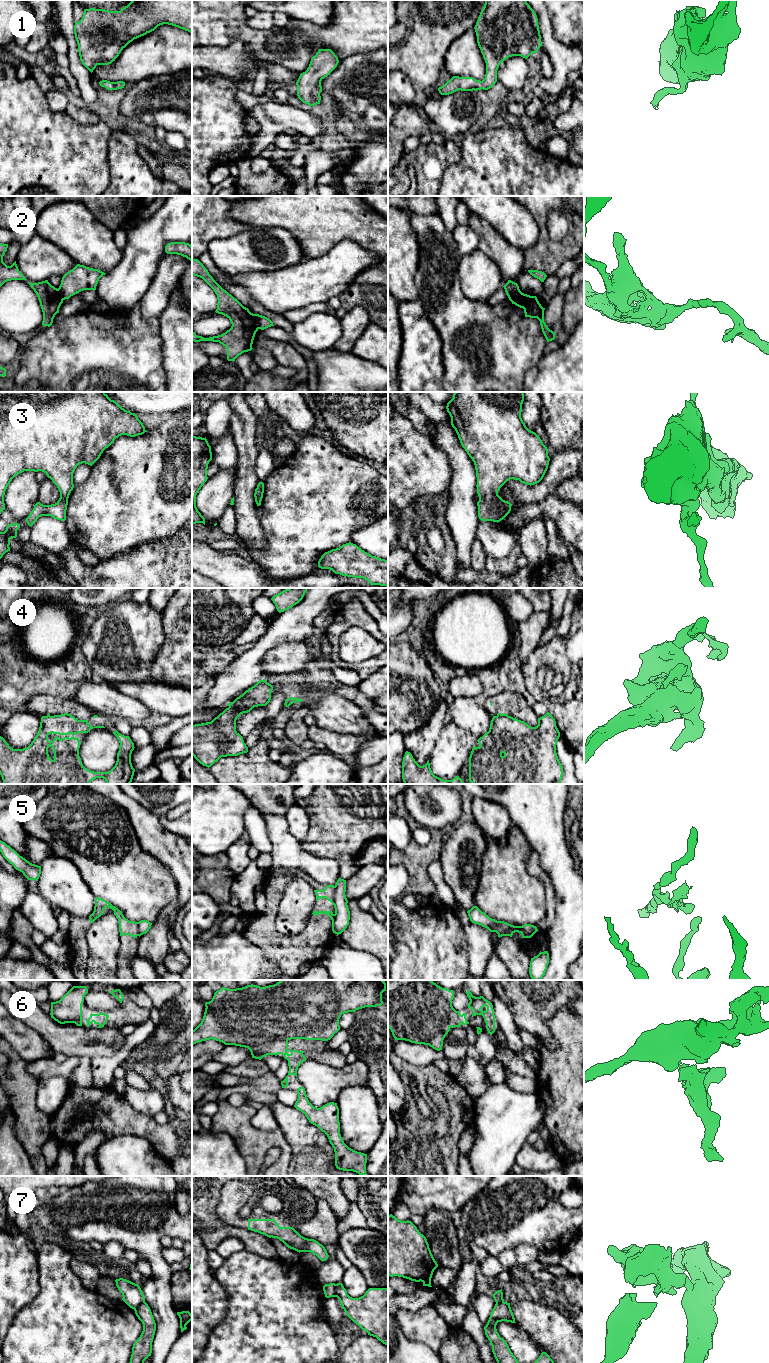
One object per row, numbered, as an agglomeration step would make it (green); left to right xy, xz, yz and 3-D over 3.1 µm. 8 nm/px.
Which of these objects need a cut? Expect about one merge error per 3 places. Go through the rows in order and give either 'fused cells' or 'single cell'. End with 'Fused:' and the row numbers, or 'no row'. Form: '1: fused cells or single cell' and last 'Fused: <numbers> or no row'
1: single cell
2: fused cells
3: single cell
4: fused cells
5: fused cells
6: single cell
7: fused cells
Fused: 2, 4, 5, 7

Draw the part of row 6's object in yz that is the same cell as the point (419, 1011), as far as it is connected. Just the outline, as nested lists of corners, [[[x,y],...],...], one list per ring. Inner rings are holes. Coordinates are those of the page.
[[[388,980],[388,1028],[395,1040],[429,1045],[437,1051],[442,1050],[443,1040],[451,1027],[469,1024],[466,1013],[461,1015],[459,1011],[453,1008],[453,997],[453,990],[442,988],[432,980]]]

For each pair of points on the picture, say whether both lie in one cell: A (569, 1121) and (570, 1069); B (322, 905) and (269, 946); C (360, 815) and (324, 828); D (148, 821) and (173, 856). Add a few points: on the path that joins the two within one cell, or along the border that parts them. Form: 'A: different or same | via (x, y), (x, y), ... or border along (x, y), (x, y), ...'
A: same | via (570, 1108), (570, 1082)
B: same | via (322, 923), (297, 948), (287, 948)
C: same | via (351, 815), (348, 815), (333, 828)
D: same | via (149, 830), (165, 847)

